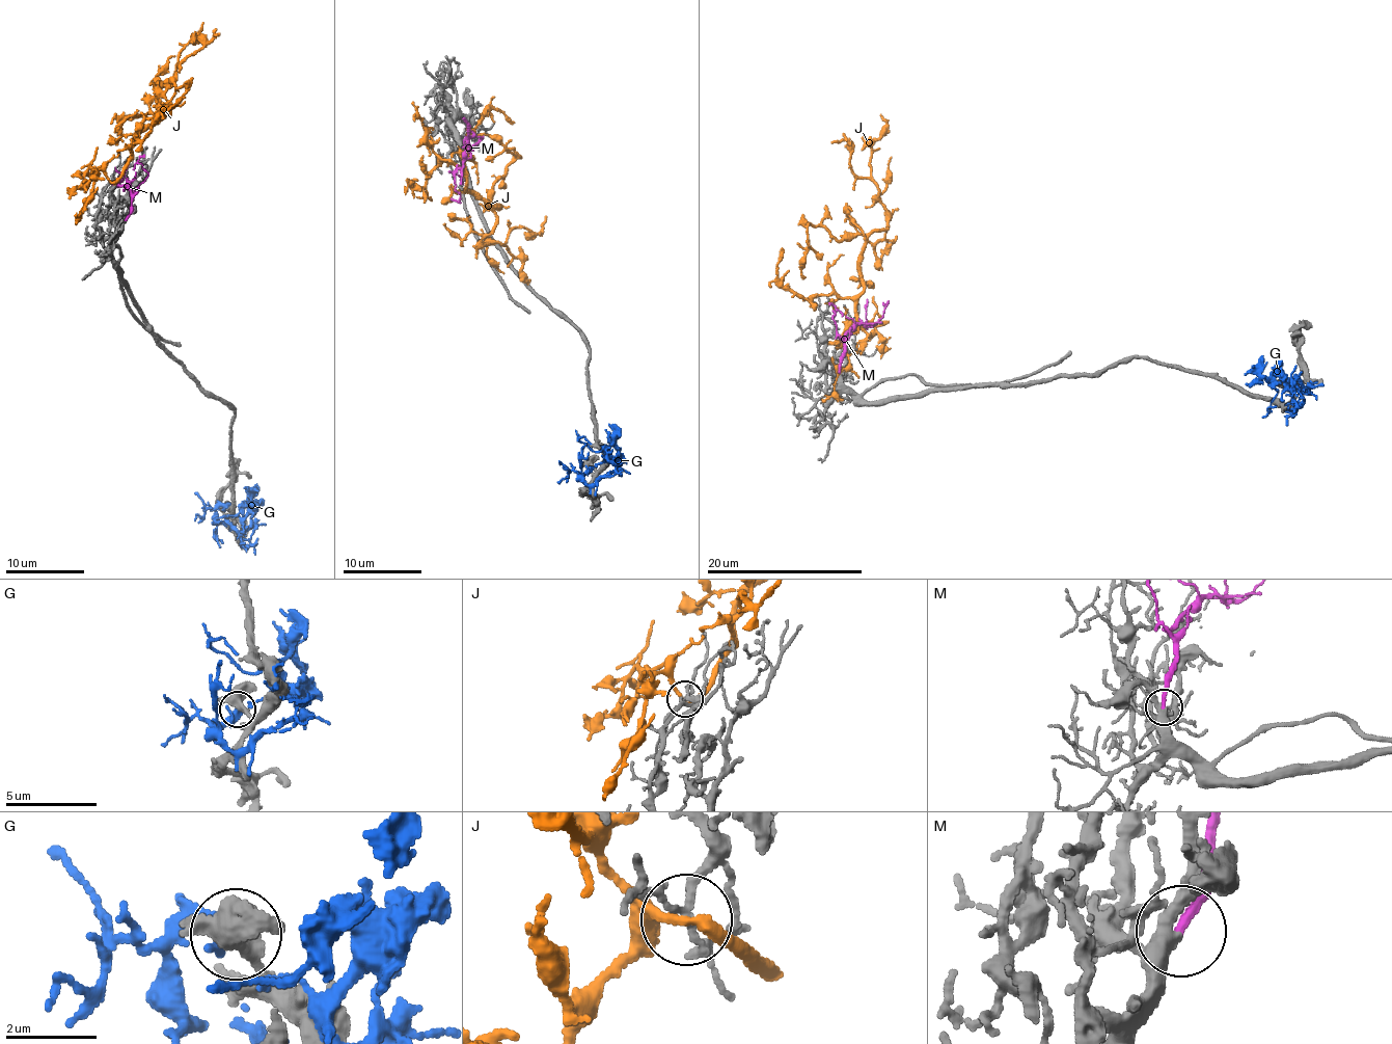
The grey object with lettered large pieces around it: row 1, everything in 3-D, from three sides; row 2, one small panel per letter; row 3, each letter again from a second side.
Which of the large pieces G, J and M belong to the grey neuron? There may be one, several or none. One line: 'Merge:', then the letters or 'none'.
Merge: M

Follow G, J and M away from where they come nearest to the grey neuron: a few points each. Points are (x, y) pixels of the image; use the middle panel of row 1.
G: (590, 466), (580, 474), (589, 484), (618, 469), (602, 450), (591, 451), (579, 440), (583, 437), (592, 444)
J: (447, 160), (495, 216), (481, 242), (505, 243), (516, 228), (539, 233), (546, 217)
M: (463, 118), (468, 130), (465, 160), (455, 175), (460, 196), (457, 202), (452, 199)

